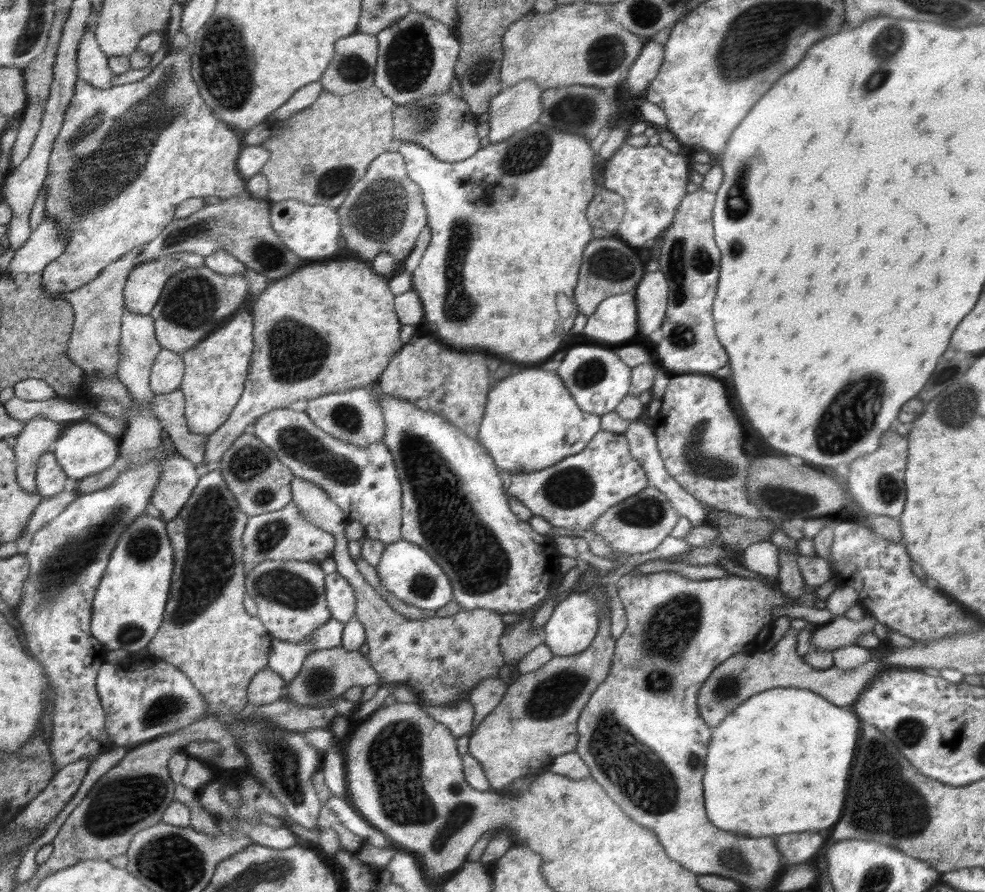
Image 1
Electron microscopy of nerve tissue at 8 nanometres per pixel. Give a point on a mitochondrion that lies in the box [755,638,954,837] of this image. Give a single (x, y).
(908, 731)

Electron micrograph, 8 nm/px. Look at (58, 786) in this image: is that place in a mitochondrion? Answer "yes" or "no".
no

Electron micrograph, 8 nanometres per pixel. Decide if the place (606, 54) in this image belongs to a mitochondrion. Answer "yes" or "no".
yes

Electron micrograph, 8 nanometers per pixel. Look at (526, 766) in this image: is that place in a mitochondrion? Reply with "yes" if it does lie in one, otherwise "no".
no

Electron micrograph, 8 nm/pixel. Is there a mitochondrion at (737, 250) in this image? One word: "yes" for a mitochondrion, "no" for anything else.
yes

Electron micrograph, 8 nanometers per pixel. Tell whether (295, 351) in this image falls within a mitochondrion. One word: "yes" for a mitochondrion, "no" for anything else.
yes

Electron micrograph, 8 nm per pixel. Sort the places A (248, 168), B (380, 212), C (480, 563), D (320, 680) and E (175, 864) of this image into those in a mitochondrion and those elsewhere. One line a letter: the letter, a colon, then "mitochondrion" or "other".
A: other
B: mitochondrion
C: mitochondrion
D: mitochondrion
E: mitochondrion

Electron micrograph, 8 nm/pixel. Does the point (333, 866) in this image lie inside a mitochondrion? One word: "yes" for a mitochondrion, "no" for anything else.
no

